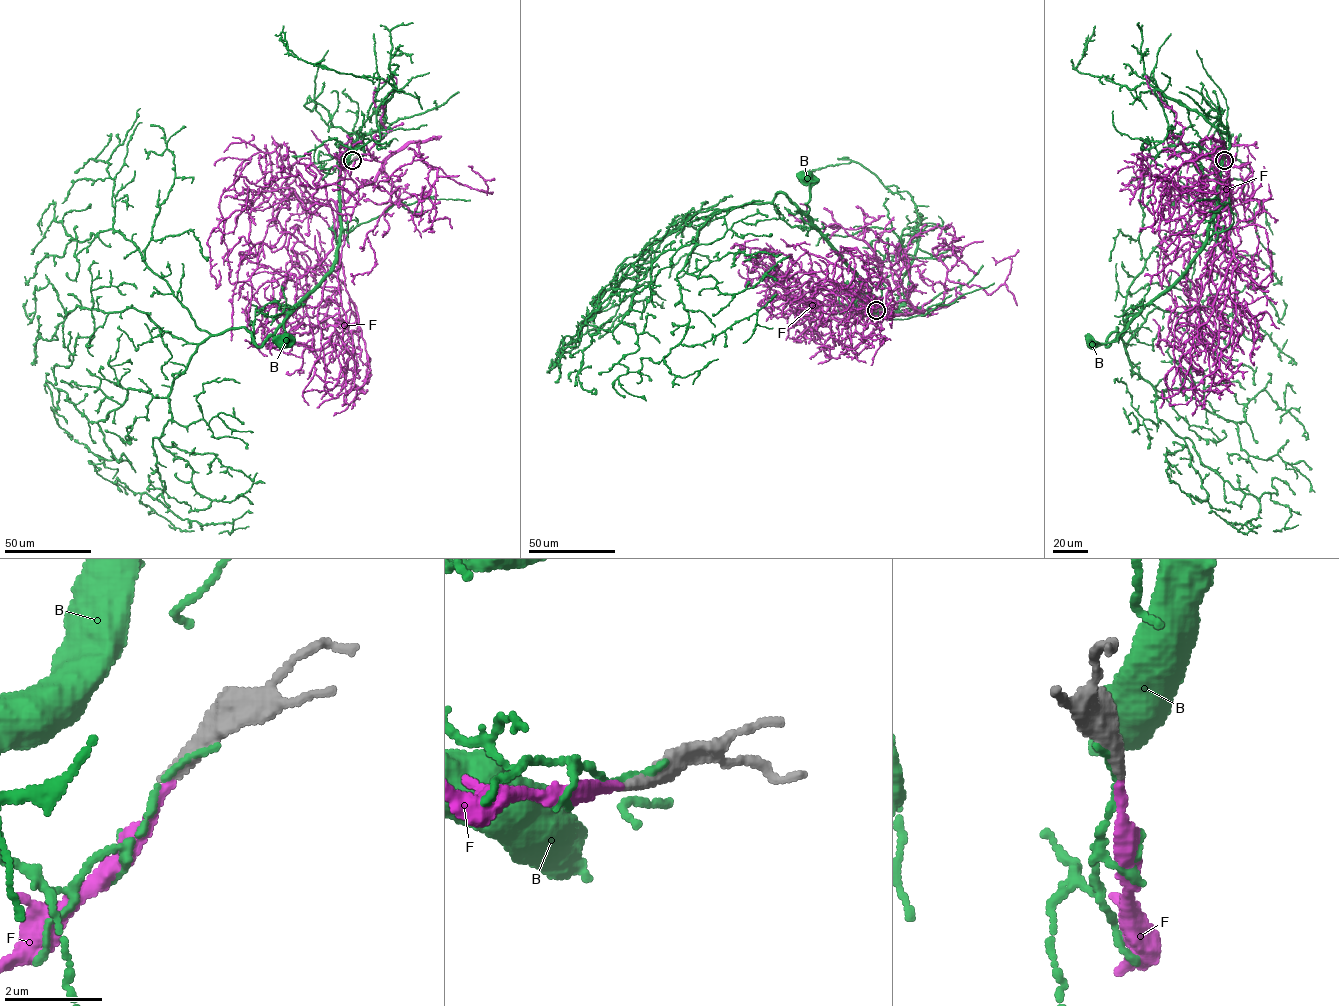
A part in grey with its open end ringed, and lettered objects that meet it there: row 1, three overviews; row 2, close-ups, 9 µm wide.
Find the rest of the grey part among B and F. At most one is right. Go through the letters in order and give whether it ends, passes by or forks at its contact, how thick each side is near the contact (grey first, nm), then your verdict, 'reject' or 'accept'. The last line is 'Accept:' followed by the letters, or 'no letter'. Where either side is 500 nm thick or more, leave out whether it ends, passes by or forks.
B: it ends | 480/130 nm | reject
F: it ends | 320/180 nm | accept
Accept: F

